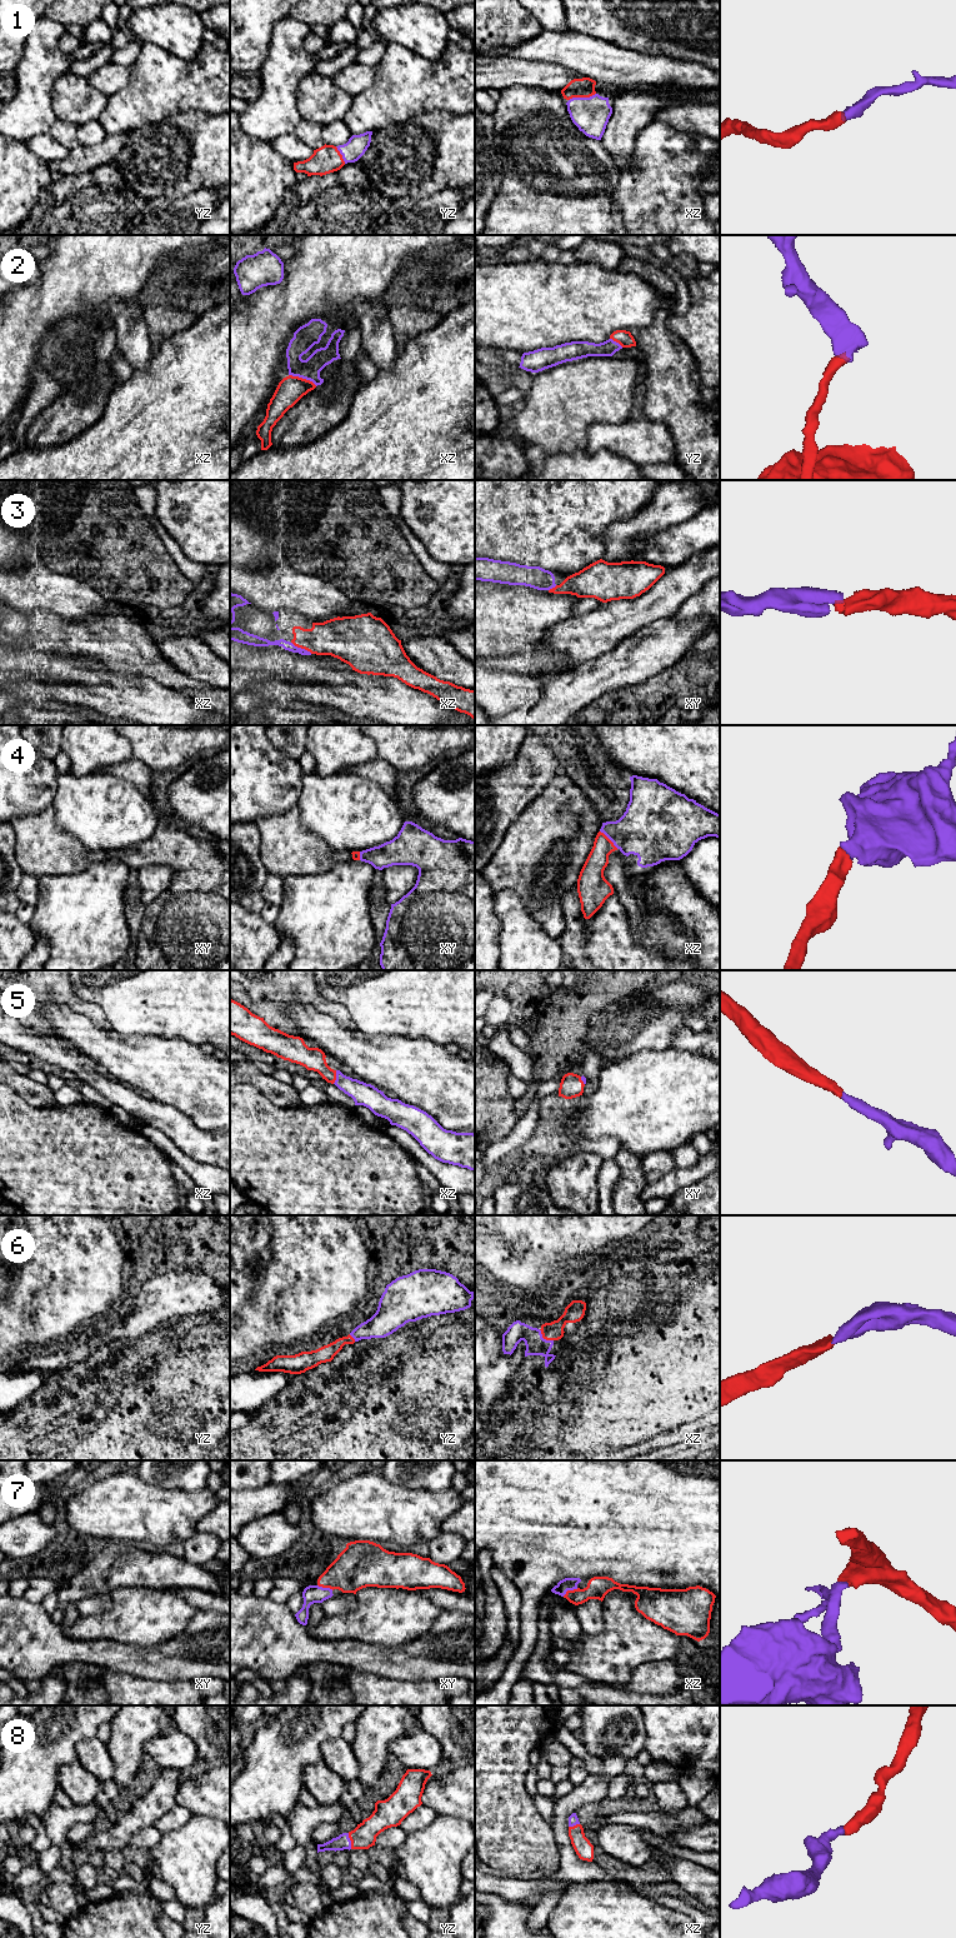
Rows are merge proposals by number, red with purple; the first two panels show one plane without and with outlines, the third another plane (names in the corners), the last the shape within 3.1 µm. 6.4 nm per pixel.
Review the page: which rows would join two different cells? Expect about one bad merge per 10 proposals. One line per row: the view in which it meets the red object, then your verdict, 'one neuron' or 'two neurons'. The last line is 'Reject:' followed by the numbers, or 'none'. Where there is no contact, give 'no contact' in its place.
1: xz | one neuron
2: xz | two neurons
3: xz | one neuron
4: xz | one neuron
5: xz | one neuron
6: xz | one neuron
7: xz | one neuron
8: yz | one neuron
Reject: 2

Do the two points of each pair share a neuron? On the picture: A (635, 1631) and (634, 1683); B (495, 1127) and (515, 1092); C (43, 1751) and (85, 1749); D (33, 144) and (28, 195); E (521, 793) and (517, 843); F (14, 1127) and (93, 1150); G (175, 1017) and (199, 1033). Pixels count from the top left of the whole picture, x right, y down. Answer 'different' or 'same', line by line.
A: different
B: different
C: different
D: different
E: different
F: same
G: same

